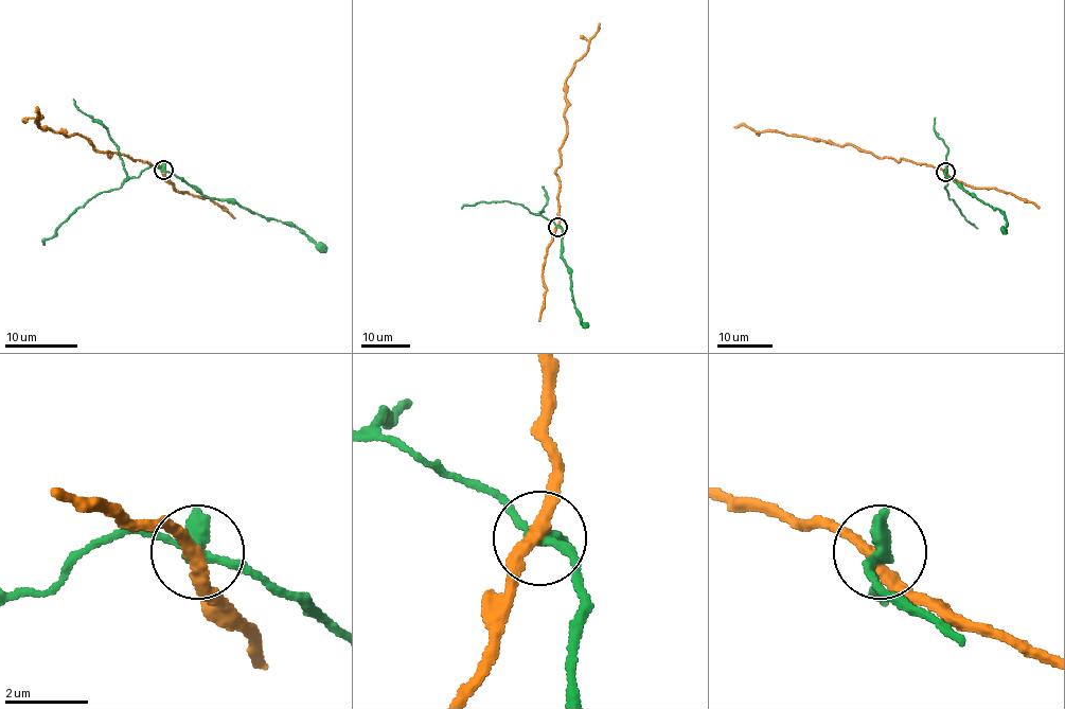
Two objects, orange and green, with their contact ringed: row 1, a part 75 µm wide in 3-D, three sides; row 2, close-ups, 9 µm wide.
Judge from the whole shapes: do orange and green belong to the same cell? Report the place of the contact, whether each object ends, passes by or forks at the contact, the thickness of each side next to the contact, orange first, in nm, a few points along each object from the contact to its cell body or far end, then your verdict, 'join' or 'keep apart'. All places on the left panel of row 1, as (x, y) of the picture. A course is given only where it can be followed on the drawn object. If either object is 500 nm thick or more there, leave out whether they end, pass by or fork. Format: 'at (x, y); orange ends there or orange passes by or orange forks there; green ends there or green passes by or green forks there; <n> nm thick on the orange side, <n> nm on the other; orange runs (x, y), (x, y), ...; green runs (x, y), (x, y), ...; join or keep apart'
at (163, 170); orange passes by; green passes by; 280 nm thick on the orange side, 320 nm on the other; orange runs (164, 171), (107, 156), (83, 136), (39, 128), (34, 123), (42, 118), (36, 112); green runs (164, 171), (210, 198), (230, 199), (245, 209), (279, 219), (326, 252); keep apart

